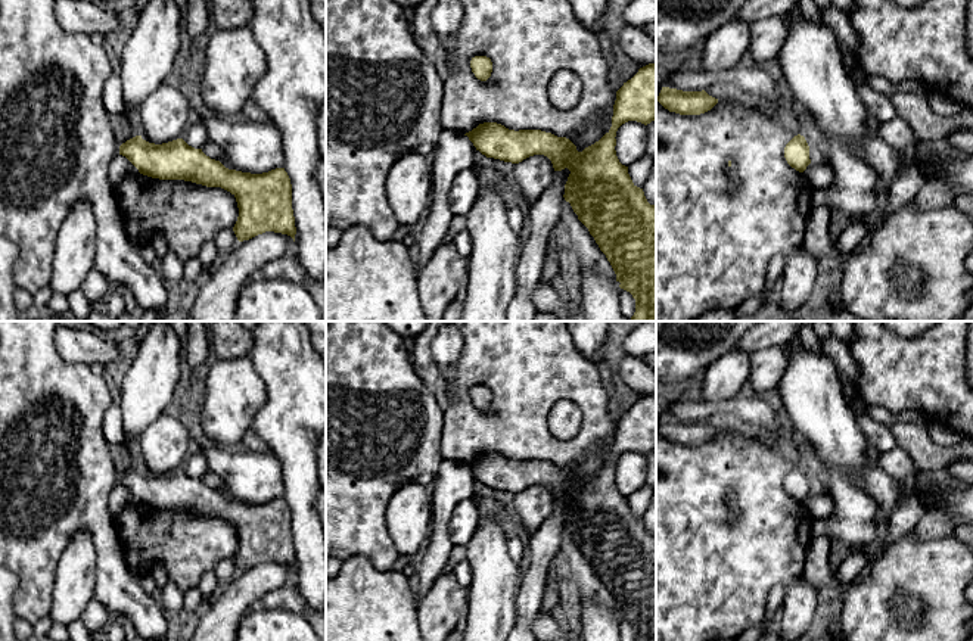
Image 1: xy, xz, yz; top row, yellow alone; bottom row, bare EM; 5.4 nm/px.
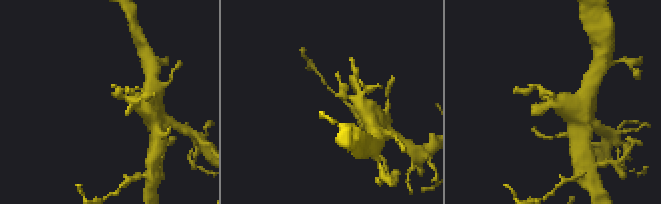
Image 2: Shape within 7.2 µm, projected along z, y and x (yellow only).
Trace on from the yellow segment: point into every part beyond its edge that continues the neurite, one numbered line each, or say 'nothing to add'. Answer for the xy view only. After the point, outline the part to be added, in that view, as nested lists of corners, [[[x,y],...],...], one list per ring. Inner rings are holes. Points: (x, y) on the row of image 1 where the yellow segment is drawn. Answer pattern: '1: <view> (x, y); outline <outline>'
nothing to add

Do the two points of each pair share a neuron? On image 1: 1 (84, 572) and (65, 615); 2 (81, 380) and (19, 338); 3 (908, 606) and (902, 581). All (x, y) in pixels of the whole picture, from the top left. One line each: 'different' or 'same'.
1: same
2: same
3: different

